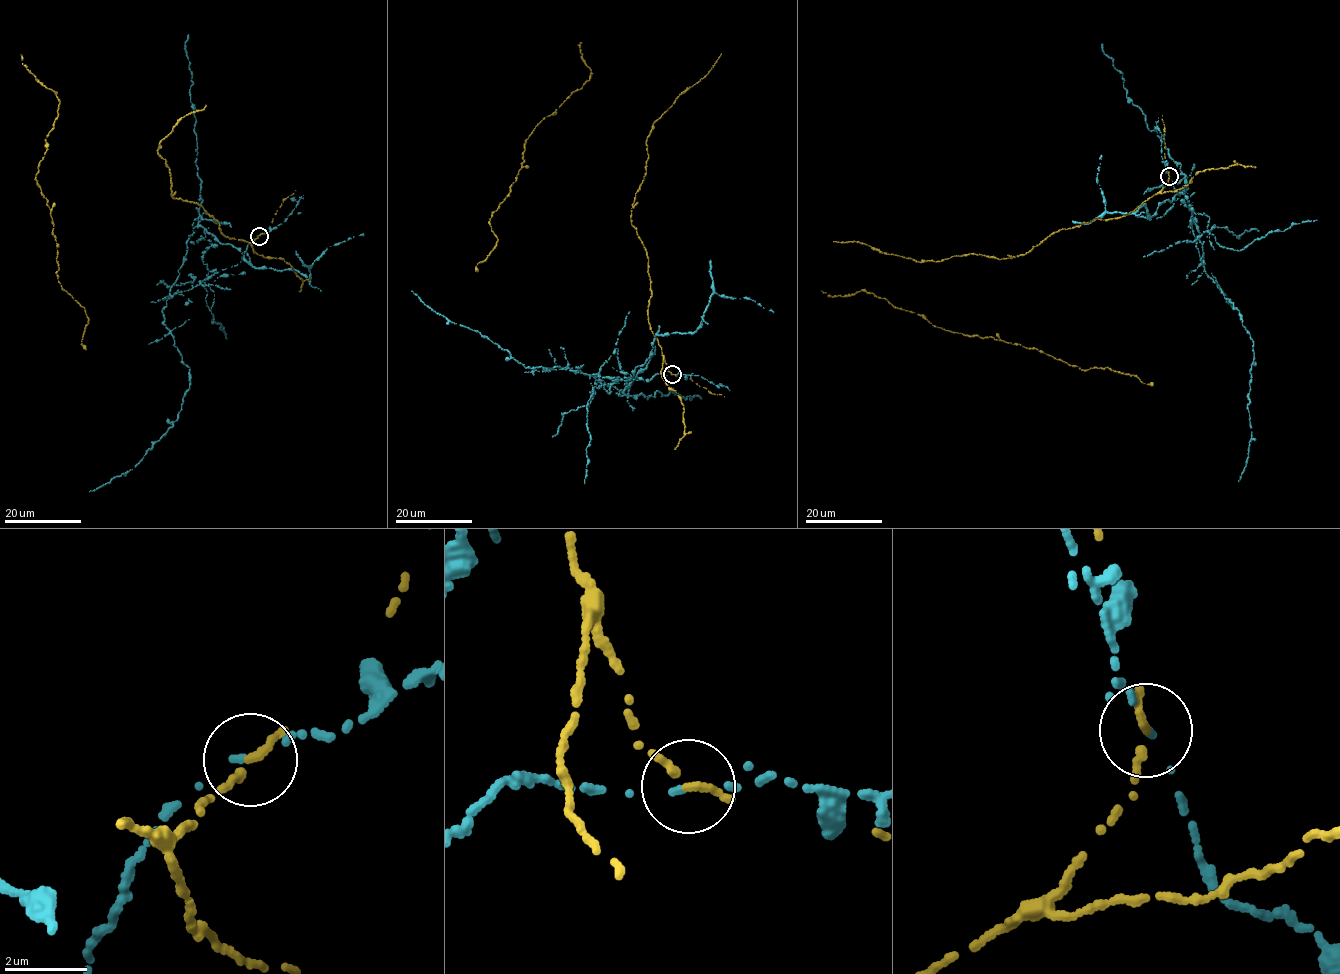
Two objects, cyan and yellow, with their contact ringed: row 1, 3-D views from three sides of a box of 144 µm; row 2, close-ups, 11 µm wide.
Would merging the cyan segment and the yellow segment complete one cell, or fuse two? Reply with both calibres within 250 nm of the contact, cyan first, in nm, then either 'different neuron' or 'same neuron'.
110 nm thick on the cyan side, 280 nm on the other; different neuron

